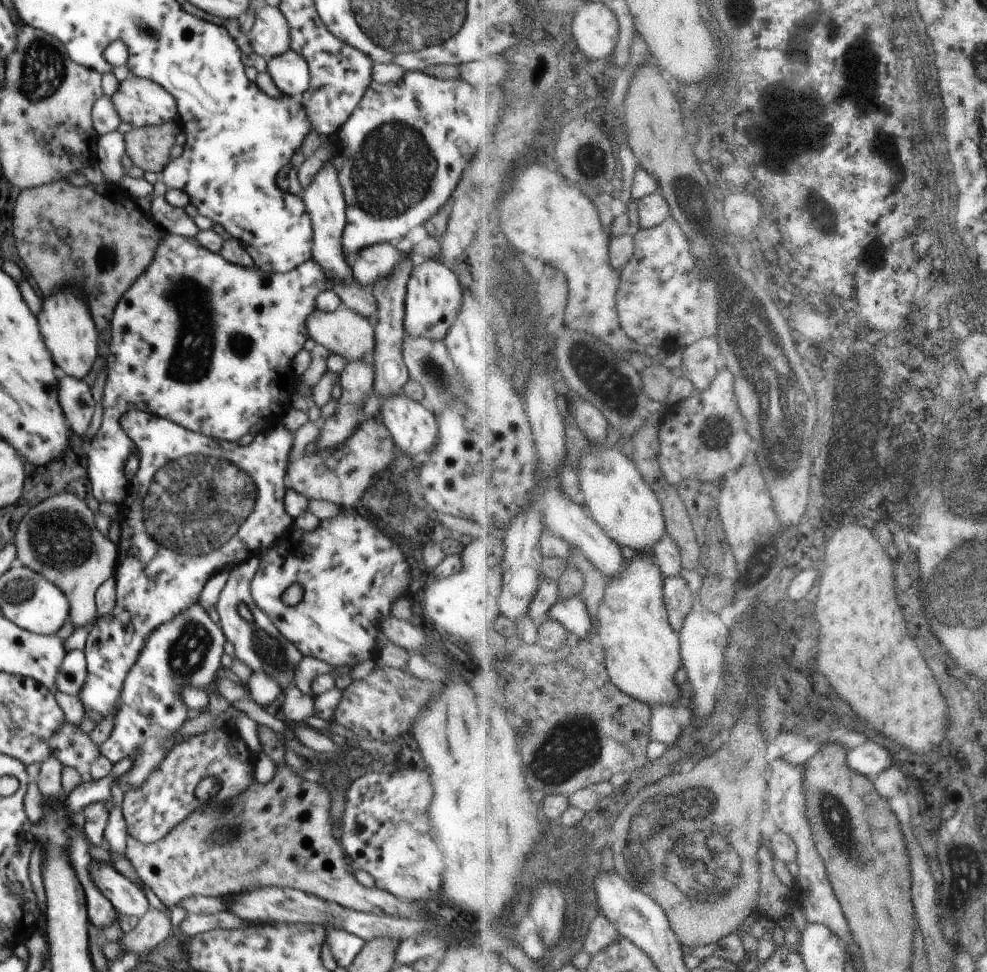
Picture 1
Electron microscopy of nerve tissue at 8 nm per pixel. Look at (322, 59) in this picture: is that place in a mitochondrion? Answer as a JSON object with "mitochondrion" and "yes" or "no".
{"mitochondrion":"no"}

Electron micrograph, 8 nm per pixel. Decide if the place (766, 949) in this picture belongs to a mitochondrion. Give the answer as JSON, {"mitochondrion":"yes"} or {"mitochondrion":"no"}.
{"mitochondrion":"no"}

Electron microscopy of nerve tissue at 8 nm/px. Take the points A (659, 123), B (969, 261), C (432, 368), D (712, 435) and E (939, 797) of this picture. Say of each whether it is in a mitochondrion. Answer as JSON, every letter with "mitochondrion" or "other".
{"A":"other","B":"mitochondrion","C":"mitochondrion","D":"mitochondrion","E":"other"}

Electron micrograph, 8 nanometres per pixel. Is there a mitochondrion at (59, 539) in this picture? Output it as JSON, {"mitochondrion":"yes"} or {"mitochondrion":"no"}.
{"mitochondrion":"yes"}

